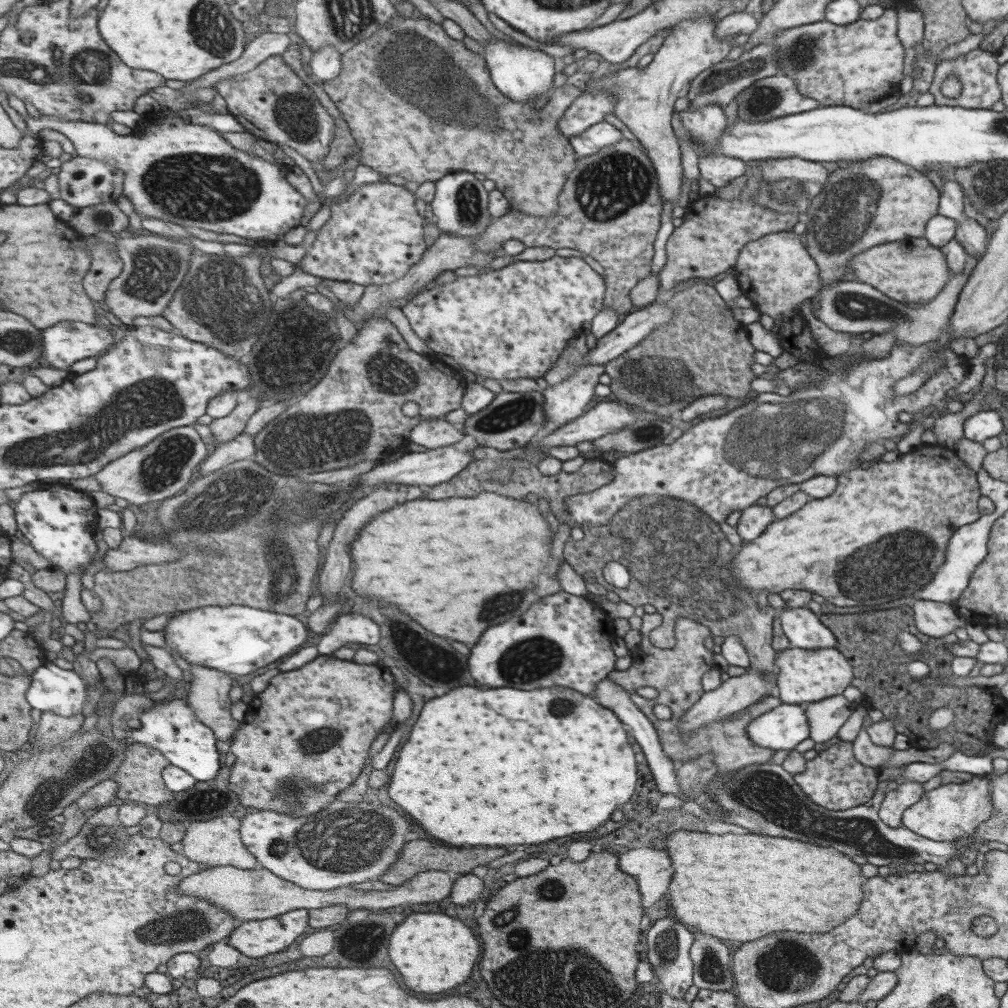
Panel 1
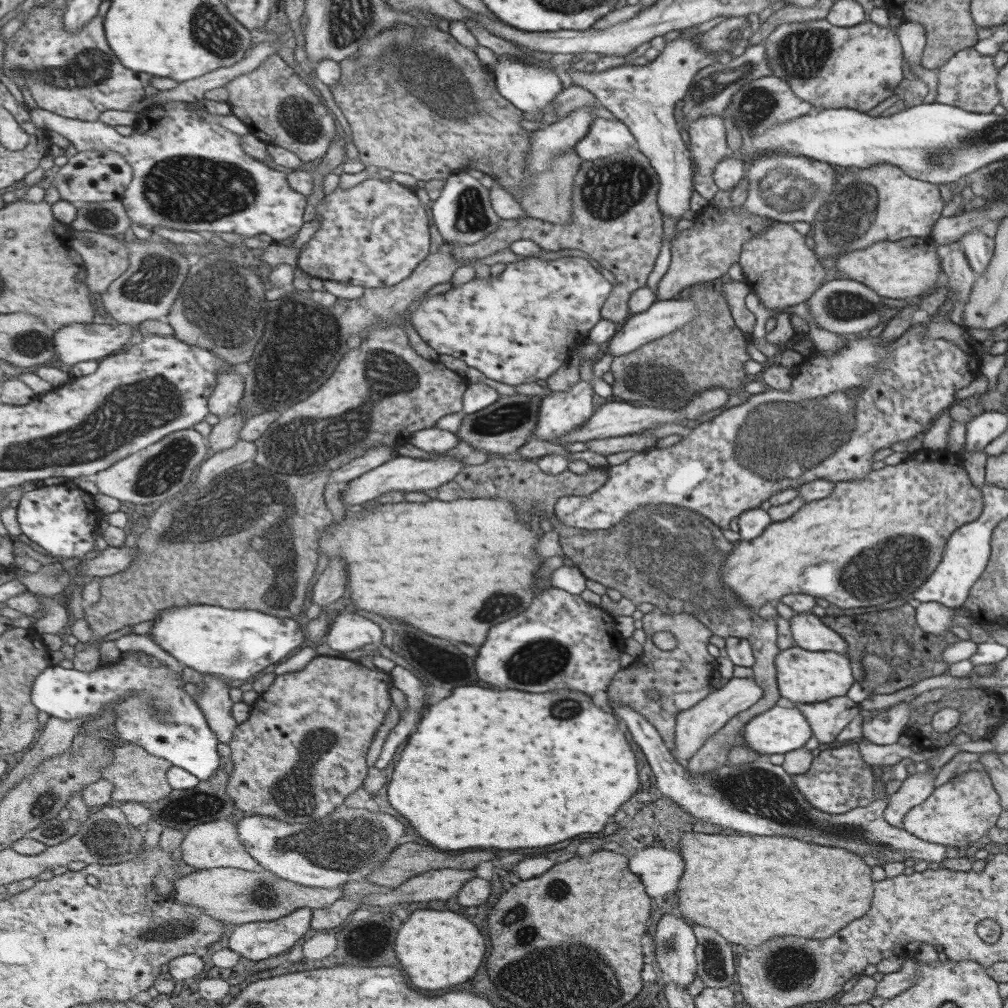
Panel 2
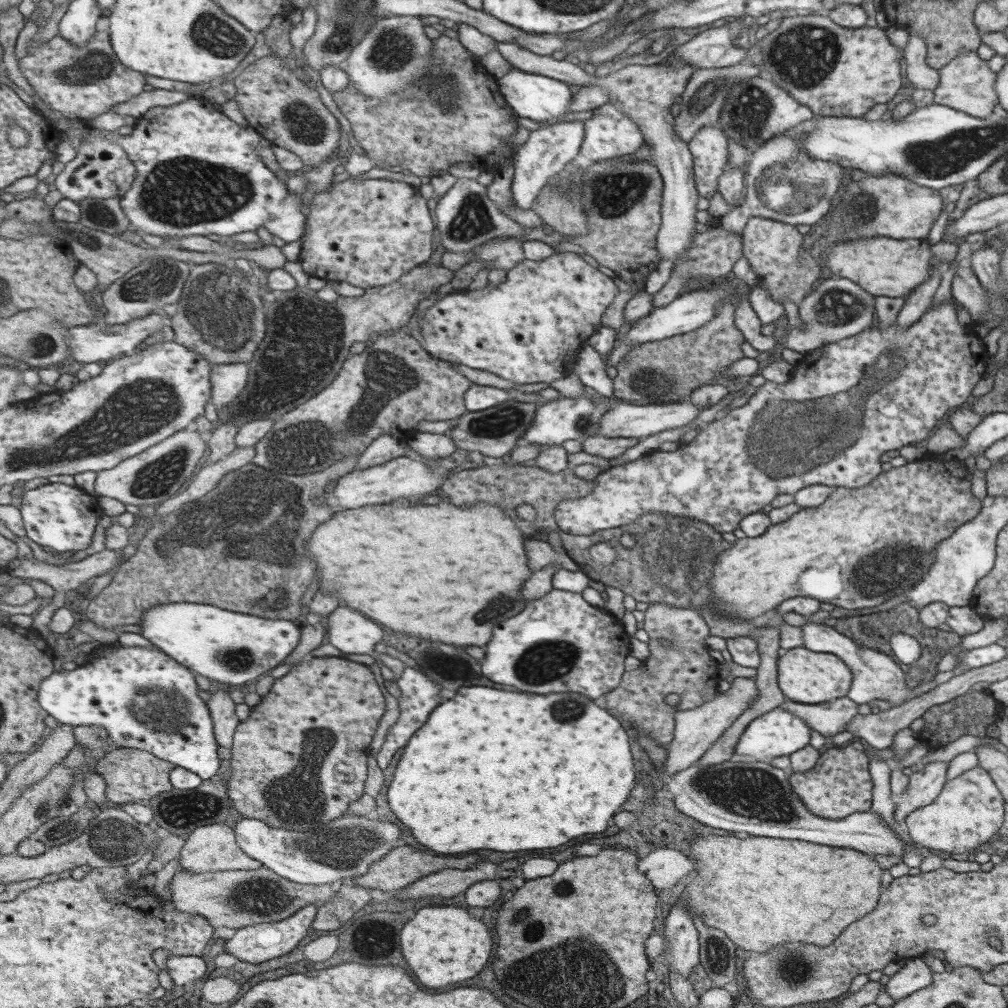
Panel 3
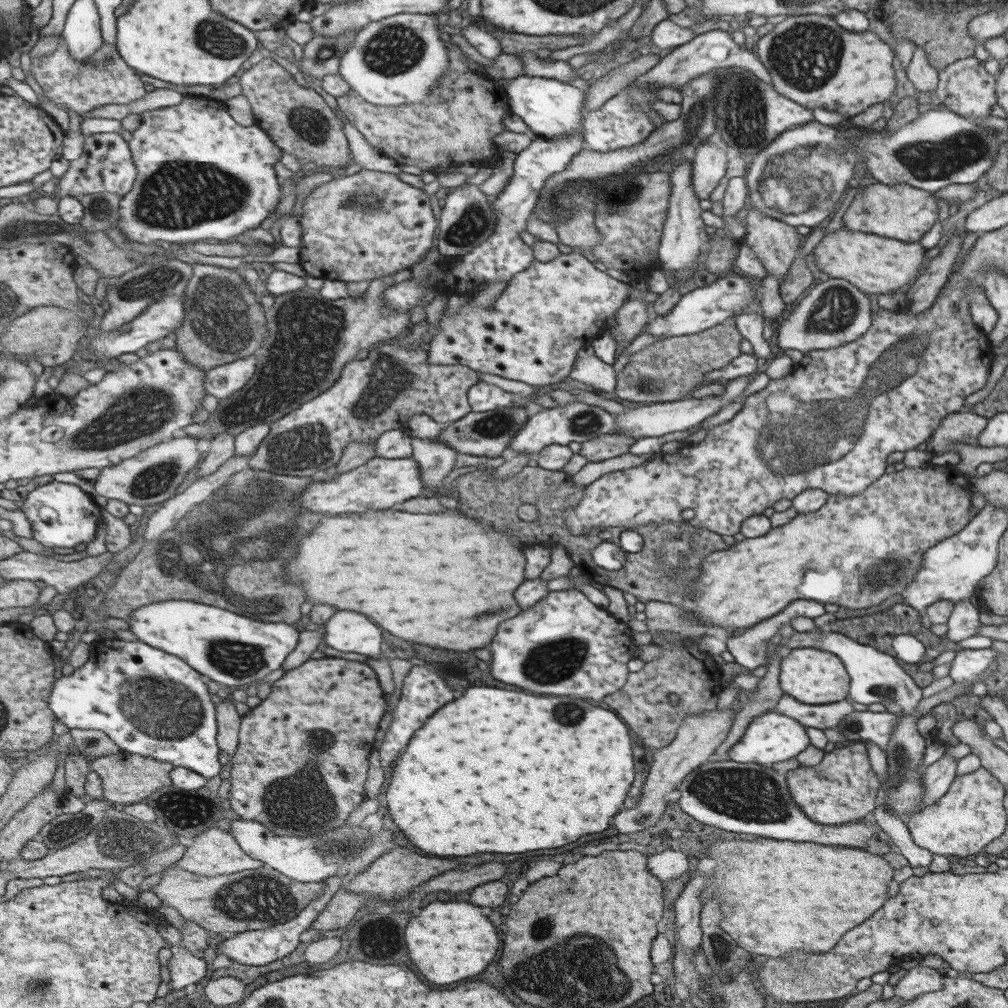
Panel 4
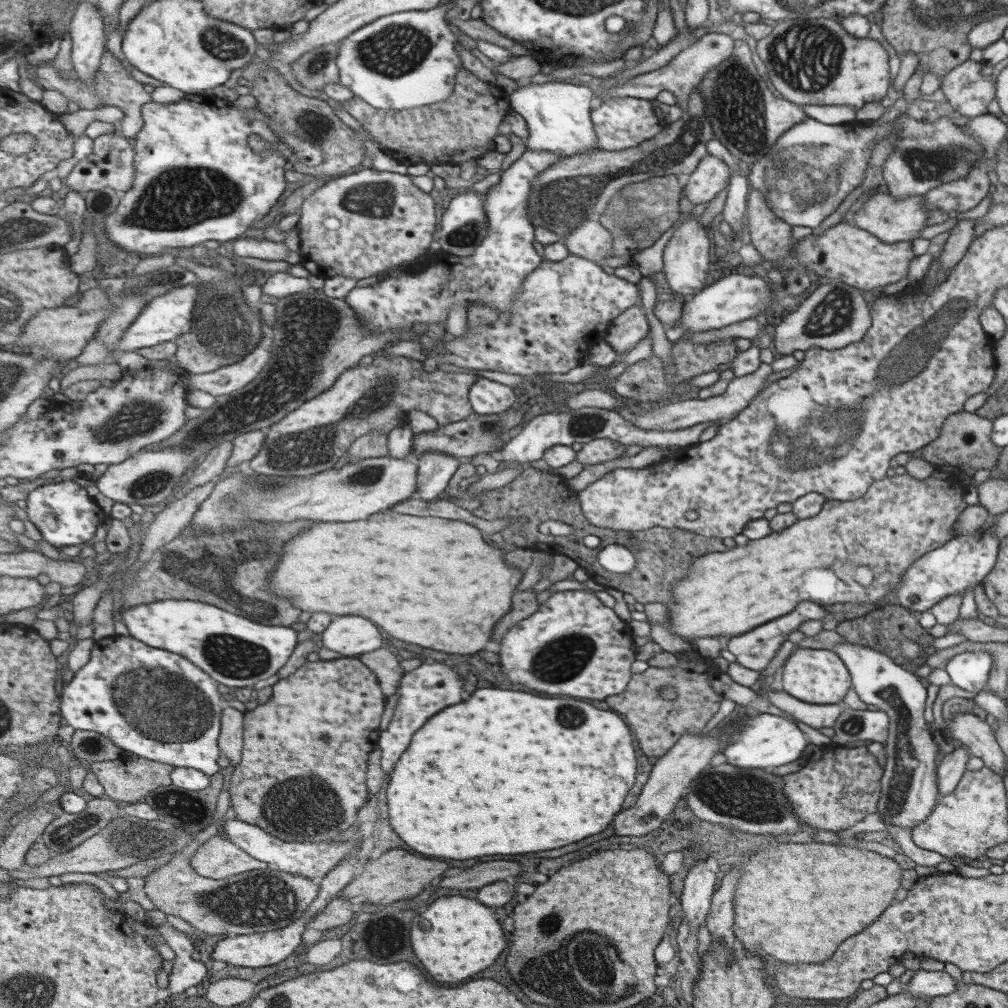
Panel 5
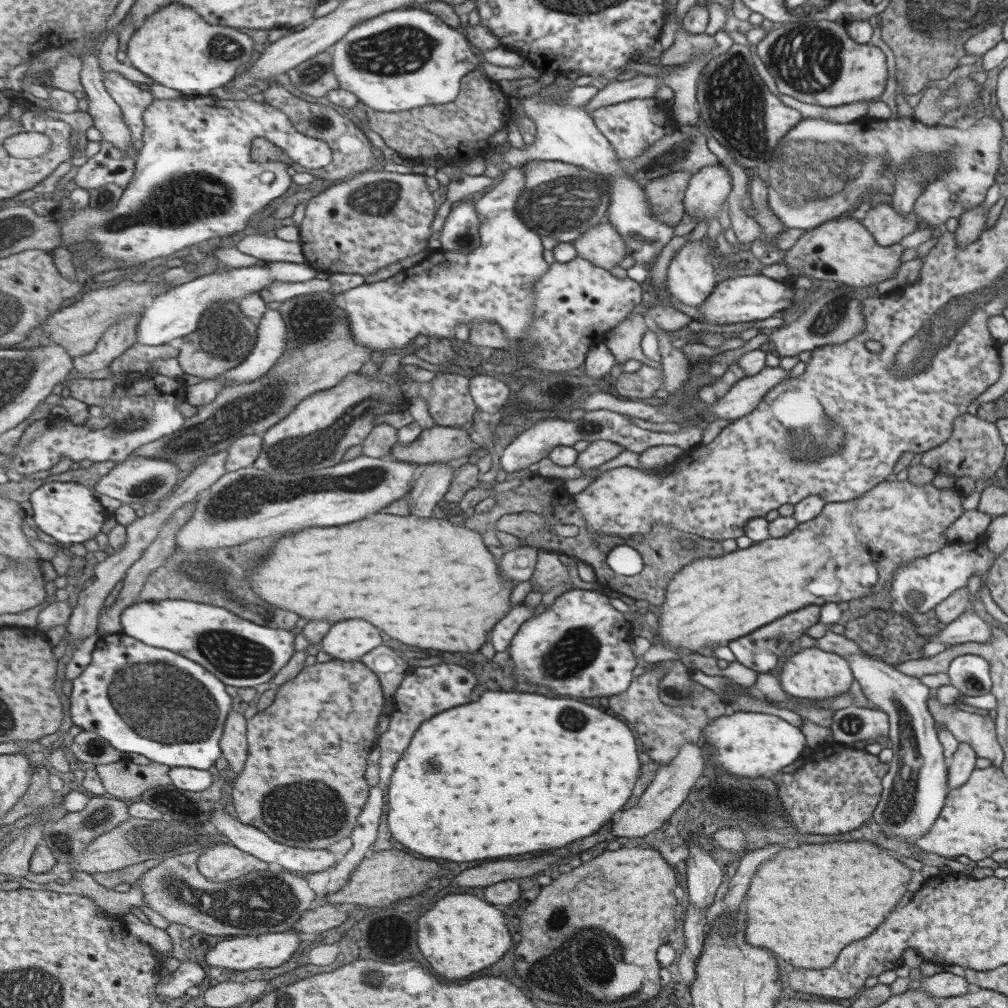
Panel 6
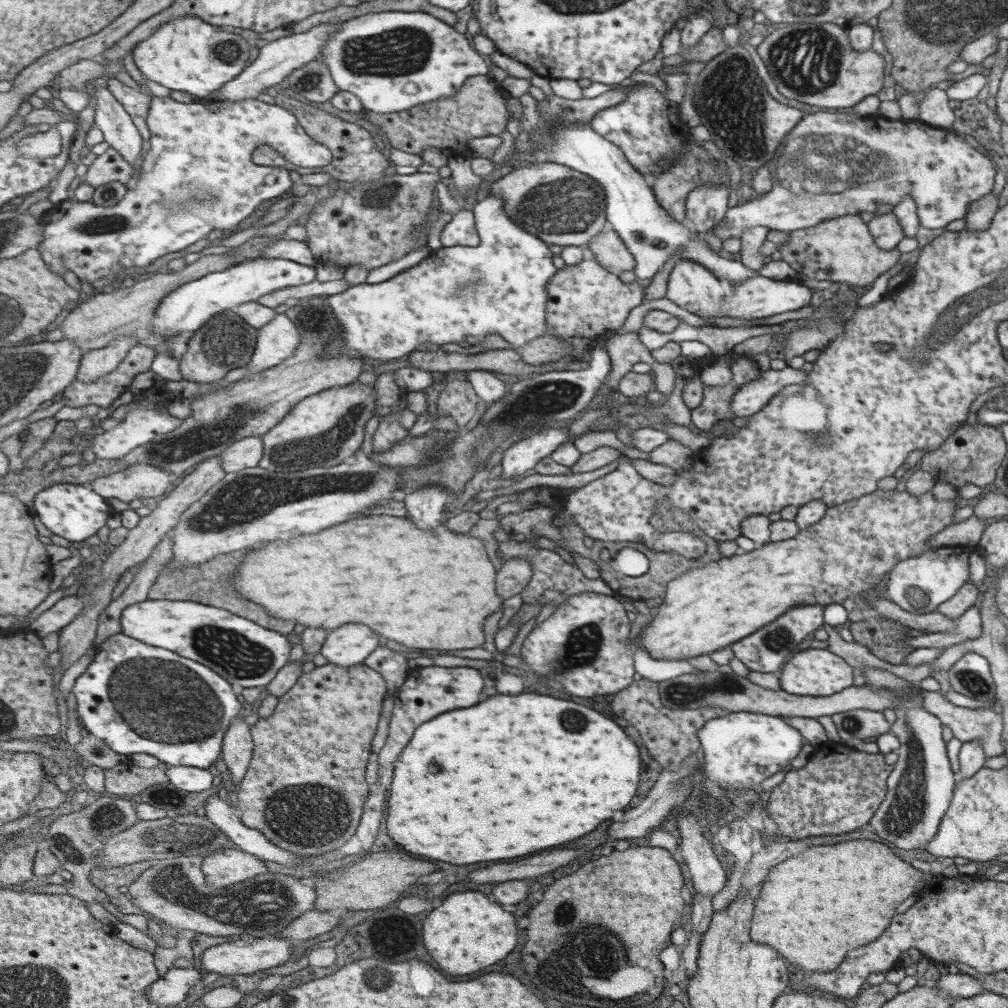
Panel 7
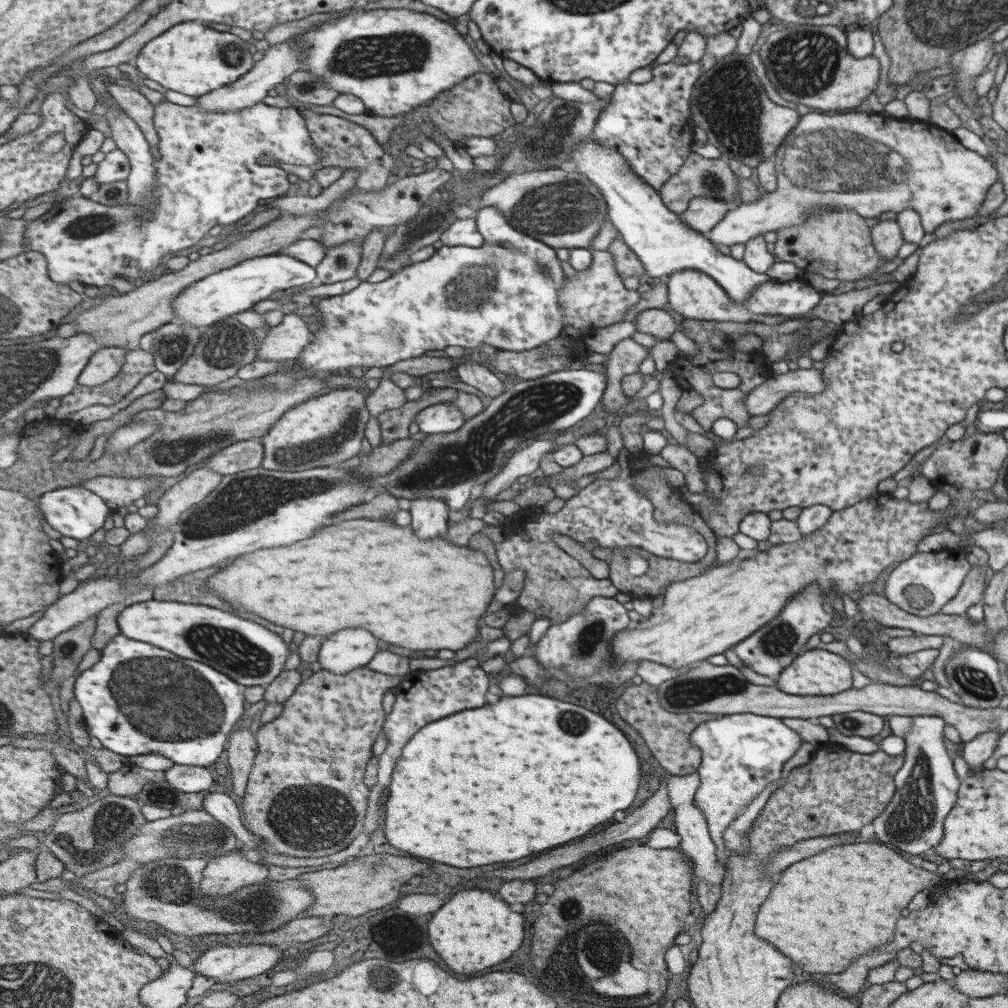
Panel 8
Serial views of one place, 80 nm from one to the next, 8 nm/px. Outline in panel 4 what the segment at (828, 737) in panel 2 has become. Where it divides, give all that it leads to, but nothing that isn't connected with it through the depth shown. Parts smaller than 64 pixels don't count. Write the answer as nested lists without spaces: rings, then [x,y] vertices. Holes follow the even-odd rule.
[[[786,694],[779,697],[773,710],[789,716],[799,724],[821,731],[836,729],[837,724],[853,712],[849,698],[829,704],[803,704]]]

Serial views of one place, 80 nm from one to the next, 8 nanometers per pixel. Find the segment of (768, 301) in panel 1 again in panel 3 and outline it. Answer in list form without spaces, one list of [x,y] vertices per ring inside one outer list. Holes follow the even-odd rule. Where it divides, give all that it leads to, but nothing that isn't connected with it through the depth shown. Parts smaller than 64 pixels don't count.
[[[753,216],[744,223],[745,226],[741,228],[742,256],[748,260],[753,273],[764,281],[773,301],[782,304],[787,298],[794,304],[801,302],[820,281],[818,255],[809,255],[804,251],[801,247],[802,235],[793,225]]]

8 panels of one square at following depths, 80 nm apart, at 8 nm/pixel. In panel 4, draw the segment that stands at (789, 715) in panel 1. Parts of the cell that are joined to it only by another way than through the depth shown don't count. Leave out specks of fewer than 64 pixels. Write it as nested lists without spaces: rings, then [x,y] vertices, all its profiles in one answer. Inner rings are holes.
[[[773,710],[751,719],[745,734],[729,748],[727,753],[730,760],[735,762],[763,764],[771,767],[771,764],[775,762],[783,762],[783,760],[798,756],[807,746],[809,742],[801,724]]]

